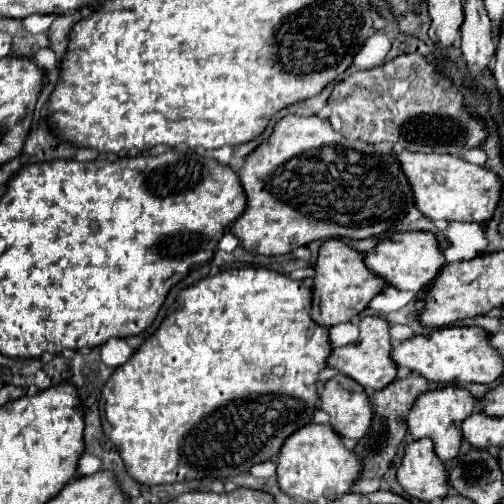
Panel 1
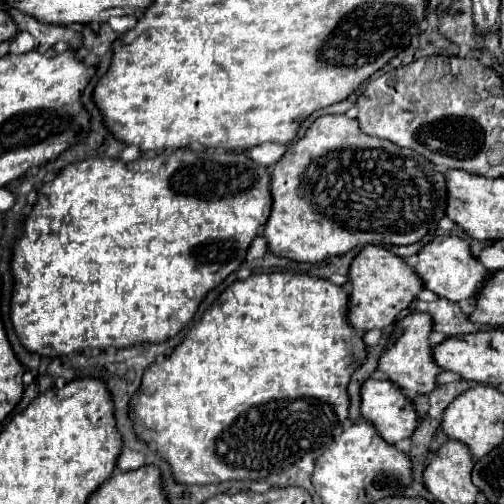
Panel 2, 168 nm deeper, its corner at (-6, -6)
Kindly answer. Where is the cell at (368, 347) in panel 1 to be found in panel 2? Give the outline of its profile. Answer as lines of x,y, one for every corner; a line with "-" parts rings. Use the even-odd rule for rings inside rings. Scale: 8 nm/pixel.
417,312
401,318
395,330
403,330
403,334
395,336
393,346
383,352
379,370
389,374
391,382
401,386
401,390
405,390
407,394
429,394
437,384
437,376
441,374
441,368
433,358
433,344
429,342
429,336
433,332
433,318
427,312

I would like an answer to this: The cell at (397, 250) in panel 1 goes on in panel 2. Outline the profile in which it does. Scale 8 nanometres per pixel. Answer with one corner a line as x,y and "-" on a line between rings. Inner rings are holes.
435,236
433,242
425,244
423,250
419,252
419,266
417,274
421,276
425,288
433,290
441,298
447,298
451,302
461,302
461,300
473,300
479,292
479,286
487,282
491,270
487,270
473,254
469,248
469,240
461,240
459,236

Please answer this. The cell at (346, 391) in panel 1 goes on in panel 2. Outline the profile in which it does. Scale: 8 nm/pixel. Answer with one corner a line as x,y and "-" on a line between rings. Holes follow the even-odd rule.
367,380
361,390
361,412
365,420
377,426
379,434
389,442
401,442
411,438
415,426
419,426
413,400
407,398
389,380

